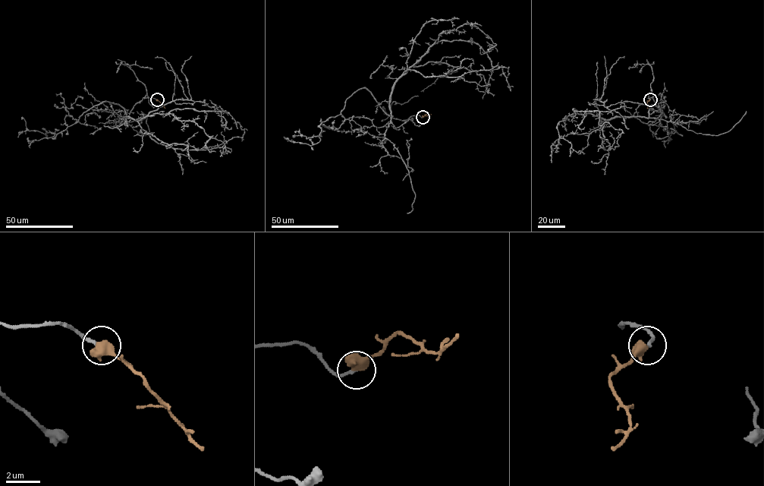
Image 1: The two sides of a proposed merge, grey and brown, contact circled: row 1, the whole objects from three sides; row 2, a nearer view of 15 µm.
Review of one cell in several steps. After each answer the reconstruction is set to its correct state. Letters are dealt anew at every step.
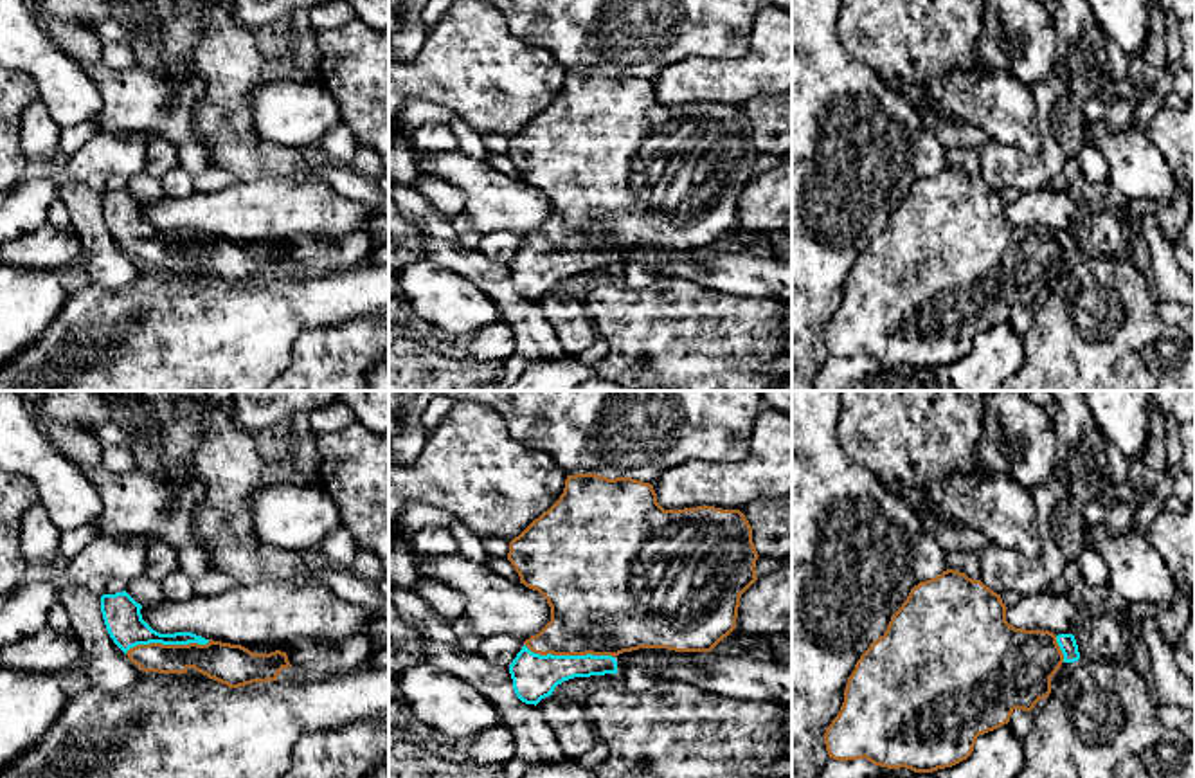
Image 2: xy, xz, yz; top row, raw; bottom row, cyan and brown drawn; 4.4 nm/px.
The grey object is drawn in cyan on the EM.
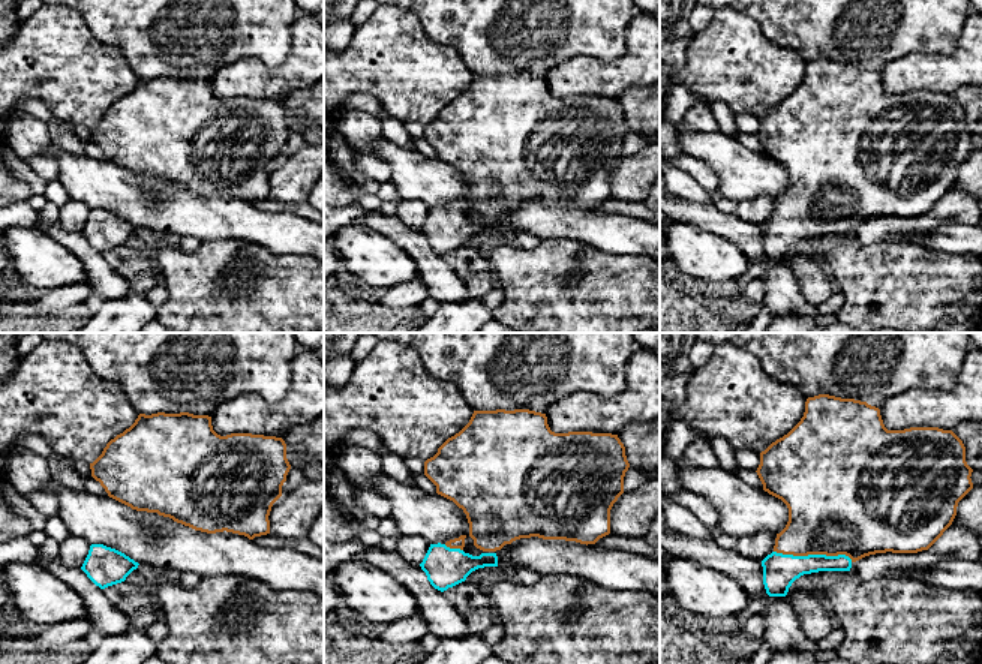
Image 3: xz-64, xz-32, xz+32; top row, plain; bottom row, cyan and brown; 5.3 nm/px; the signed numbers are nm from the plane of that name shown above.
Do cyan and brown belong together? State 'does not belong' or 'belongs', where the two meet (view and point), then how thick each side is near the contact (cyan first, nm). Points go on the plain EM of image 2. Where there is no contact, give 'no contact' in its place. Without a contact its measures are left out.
belongs; meets cyan in xz at (569, 253); 200 nm thick on the cyan side, 420 nm on the other

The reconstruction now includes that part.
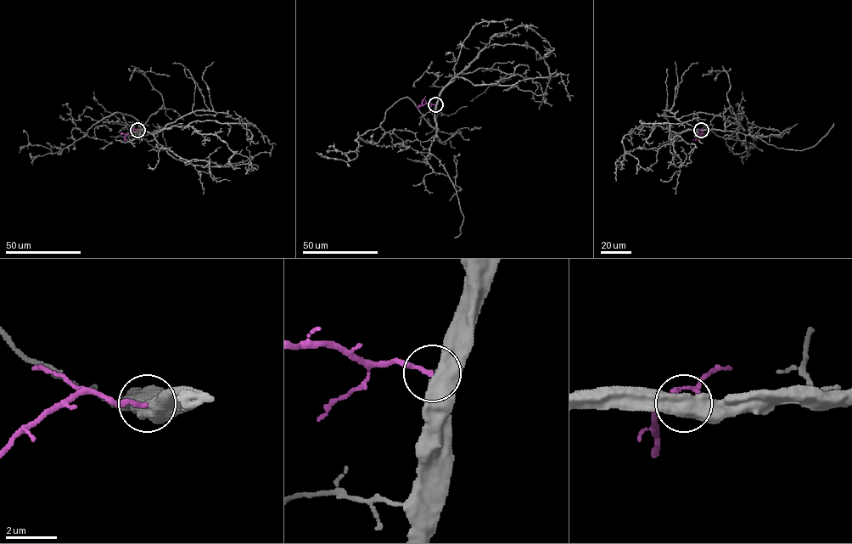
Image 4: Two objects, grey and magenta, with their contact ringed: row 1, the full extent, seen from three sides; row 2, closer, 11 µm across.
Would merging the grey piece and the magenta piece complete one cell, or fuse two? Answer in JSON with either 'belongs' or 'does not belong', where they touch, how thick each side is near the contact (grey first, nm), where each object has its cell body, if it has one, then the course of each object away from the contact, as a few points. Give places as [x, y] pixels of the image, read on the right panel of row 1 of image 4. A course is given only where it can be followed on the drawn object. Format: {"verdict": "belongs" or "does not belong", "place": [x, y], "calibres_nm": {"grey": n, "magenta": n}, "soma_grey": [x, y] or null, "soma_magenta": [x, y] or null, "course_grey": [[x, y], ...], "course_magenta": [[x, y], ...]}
{"verdict": "belongs", "place": [701, 130], "calibres_nm": {"grey": 550, "magenta": 180}, "soma_grey": null, "soma_magenta": null, "course_grey": [[701, 130], [725, 131], [720, 115], [693, 116], [722, 137], [736, 154], [757, 148], [753, 130]], "course_magenta": [[701, 130], [701, 137], [692, 140]]}

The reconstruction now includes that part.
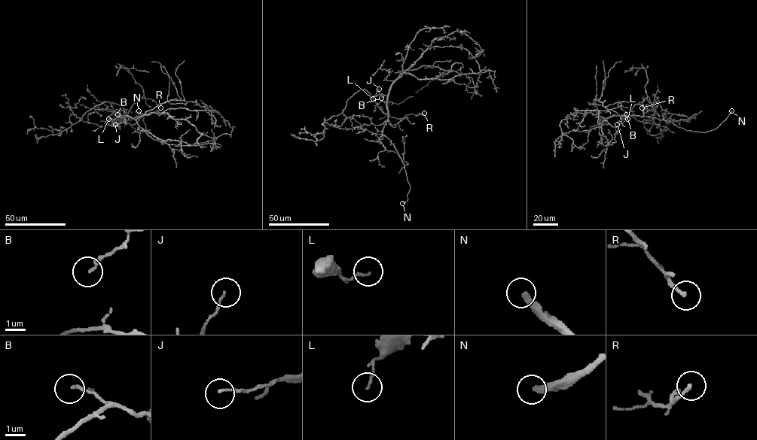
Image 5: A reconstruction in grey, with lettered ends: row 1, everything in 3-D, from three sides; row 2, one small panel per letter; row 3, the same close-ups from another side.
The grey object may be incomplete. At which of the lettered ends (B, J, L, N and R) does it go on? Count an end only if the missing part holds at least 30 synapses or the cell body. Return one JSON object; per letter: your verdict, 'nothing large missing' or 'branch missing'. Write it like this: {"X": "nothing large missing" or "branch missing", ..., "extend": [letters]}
{"B": "nothing large missing", "J": "nothing large missing", "L": "nothing large missing", "N": "branch missing", "R": "nothing large missing", "extend": ["N"]}

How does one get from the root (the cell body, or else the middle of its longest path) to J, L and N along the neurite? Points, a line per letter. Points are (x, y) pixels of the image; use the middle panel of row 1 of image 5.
J: (387, 99), (386, 95), (376, 95), (379, 89)
L: (387, 99), (387, 95), (382, 94), (373, 98)
N: (387, 99), (388, 118), (382, 133), (396, 150), (410, 186), (407, 199), (402, 203)

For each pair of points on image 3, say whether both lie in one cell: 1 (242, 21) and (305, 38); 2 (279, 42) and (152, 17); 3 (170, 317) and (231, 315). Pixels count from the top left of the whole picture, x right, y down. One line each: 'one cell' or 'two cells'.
1: two cells
2: one cell
3: one cell

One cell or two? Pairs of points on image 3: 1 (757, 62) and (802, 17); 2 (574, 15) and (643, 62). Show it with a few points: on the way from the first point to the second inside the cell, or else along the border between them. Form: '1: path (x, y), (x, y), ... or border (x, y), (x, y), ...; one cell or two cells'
1: border (751, 18), (766, 38), (792, 48), (805, 62); two cells
2: border (634, 15), (621, 56), (591, 57); two cells

